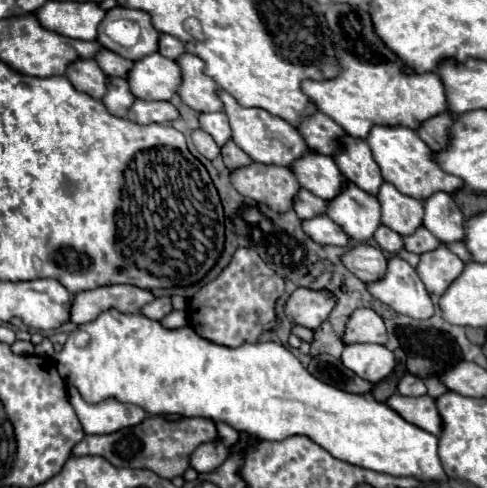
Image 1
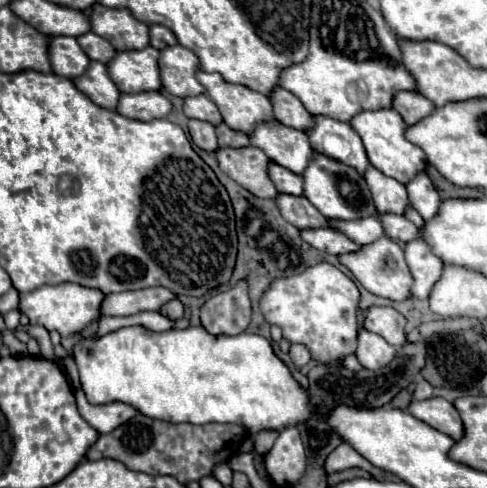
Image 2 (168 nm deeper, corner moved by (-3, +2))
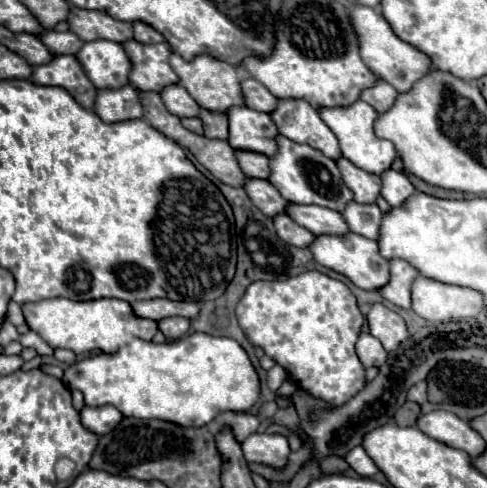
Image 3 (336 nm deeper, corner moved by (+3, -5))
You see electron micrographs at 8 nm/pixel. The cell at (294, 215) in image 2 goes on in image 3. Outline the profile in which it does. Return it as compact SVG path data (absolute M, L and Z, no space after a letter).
M247 180L245 192L249 194L251 202L269 218L275 218L279 214L287 214L289 202L273 188L267 180Z

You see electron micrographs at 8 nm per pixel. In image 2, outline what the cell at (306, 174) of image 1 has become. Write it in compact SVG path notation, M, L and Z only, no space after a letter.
M263 121L255 127L255 133L249 133L249 143L263 149L267 157L289 171L301 175L313 157L313 147L307 141L303 131L291 129L281 121Z

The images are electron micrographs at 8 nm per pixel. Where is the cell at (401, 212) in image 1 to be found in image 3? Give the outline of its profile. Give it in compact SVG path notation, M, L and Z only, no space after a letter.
M347 158L337 160L337 166L341 168L345 184L349 184L349 188L353 190L355 202L375 204L375 200L381 196L381 178L357 168Z

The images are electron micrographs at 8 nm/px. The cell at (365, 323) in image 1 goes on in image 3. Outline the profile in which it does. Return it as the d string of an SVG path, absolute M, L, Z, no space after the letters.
M383 304L371 306L367 322L369 322L369 332L383 344L387 352L393 352L409 336L405 320Z

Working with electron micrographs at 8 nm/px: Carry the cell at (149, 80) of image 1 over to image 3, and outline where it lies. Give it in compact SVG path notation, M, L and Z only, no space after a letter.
M95 40L87 42L85 48L77 54L81 64L85 64L85 72L89 72L89 80L93 80L95 88L123 88L129 84L129 74L133 62L125 48L117 42Z

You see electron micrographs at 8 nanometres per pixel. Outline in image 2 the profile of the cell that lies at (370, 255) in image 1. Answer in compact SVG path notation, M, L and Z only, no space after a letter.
M323 227L323 229L301 229L301 237L309 245L313 245L315 249L327 251L331 255L341 255L341 253L359 249L357 243L353 243L351 239L347 239L345 235L341 235L339 231L333 231L329 227Z

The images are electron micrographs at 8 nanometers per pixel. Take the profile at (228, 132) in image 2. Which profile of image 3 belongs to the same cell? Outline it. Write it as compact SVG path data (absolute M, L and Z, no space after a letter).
M201 110L203 126L205 126L205 136L207 138L217 138L217 140L227 140L229 138L229 120L225 114Z

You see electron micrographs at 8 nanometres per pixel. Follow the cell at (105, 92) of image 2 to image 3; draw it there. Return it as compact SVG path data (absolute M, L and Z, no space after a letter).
M55 56L49 64L33 66L31 82L65 88L83 108L93 108L95 104L97 88L91 84L81 62L75 56Z

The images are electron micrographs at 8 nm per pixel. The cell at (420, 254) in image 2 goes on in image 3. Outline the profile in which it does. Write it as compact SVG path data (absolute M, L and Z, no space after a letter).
M391 260L391 280L381 288L381 296L399 308L411 308L411 284L419 276L419 270L405 260Z

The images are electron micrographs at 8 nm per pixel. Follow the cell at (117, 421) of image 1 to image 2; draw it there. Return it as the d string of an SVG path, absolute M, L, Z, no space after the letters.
M83 391L75 393L77 397L77 405L79 405L79 413L81 417L95 427L99 433L111 433L113 429L117 429L119 425L127 423L137 411L127 405L127 403L107 403L107 405L91 405L85 399Z

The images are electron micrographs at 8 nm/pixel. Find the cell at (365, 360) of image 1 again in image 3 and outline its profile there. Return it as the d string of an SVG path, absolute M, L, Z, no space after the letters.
M361 334L357 340L357 356L361 360L361 364L365 368L371 366L381 366L387 360L387 352L381 346L381 342L377 338L373 338L371 334Z

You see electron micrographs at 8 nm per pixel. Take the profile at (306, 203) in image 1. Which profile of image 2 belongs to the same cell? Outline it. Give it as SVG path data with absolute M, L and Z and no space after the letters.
M271 161L267 173L269 173L271 181L275 183L277 191L289 193L289 195L303 195L303 181L301 181L299 175L291 173L289 169L283 169L283 167L277 165L275 161Z

